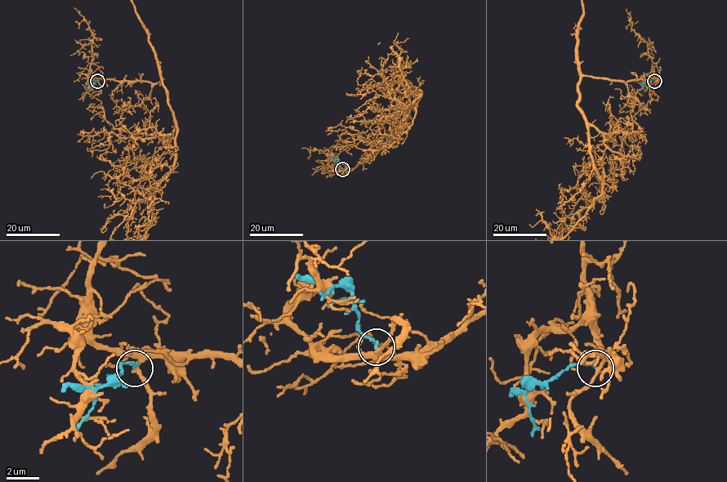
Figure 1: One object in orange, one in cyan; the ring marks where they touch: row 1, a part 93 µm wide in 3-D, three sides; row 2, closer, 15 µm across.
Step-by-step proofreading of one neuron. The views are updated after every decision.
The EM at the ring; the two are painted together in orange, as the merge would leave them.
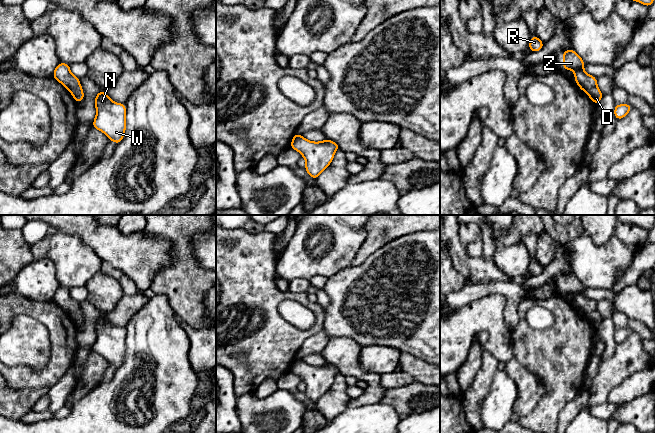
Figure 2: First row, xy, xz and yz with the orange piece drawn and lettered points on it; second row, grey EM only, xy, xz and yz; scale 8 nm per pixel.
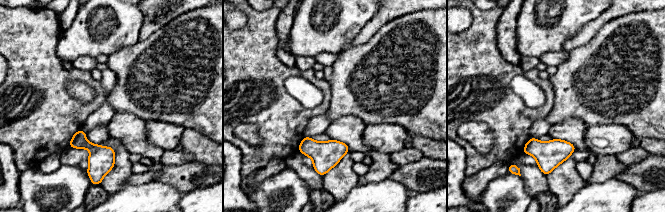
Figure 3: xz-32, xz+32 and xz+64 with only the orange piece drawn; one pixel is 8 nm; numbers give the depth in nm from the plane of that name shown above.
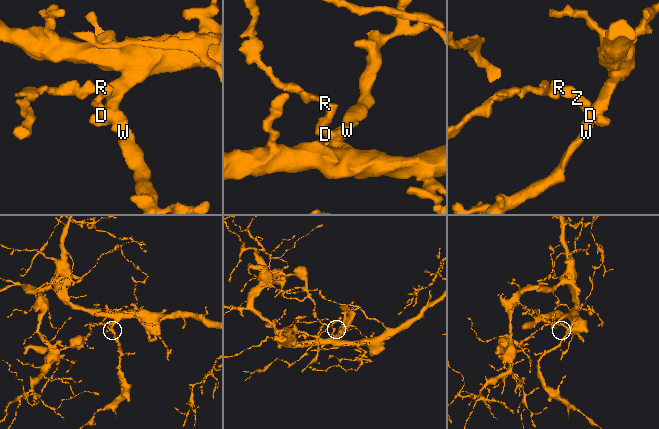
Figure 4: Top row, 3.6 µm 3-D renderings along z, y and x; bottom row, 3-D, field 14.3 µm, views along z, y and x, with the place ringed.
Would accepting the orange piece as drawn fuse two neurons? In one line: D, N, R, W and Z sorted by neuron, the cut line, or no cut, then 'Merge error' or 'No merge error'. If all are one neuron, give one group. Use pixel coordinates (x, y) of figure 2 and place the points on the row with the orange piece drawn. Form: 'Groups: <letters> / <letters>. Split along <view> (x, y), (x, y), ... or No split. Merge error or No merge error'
Groups: D N W / R Z. Split along xy (79, 84), (69, 90). Merge error

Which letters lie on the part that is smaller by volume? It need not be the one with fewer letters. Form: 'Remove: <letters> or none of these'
Remove: R, Z

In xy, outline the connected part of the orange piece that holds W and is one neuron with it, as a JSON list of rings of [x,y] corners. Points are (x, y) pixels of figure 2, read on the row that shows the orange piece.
[[[101,89],[95,97],[96,117],[93,128],[102,131],[117,144],[124,138],[126,129],[126,105],[115,103]]]

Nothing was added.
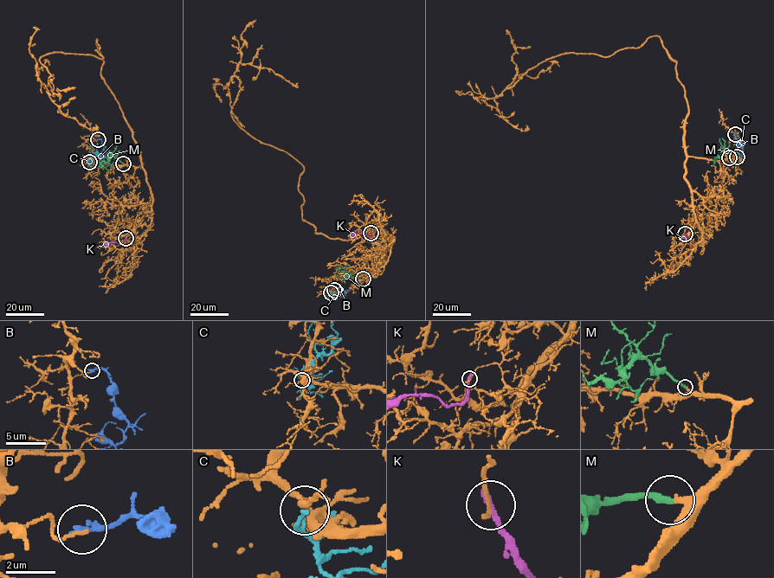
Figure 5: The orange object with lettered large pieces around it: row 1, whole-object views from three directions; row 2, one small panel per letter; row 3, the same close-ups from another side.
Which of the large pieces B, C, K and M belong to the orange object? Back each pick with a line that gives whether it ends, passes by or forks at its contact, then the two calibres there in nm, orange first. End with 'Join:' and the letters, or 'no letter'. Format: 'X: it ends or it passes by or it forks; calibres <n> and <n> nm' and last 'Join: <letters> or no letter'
M: it ends; calibres 280 and 280 nm
Join: M

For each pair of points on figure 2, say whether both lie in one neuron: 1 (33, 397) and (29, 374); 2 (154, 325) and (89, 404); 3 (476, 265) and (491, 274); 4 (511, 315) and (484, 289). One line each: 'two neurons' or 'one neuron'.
1: two neurons
2: one neuron
3: one neuron
4: one neuron

